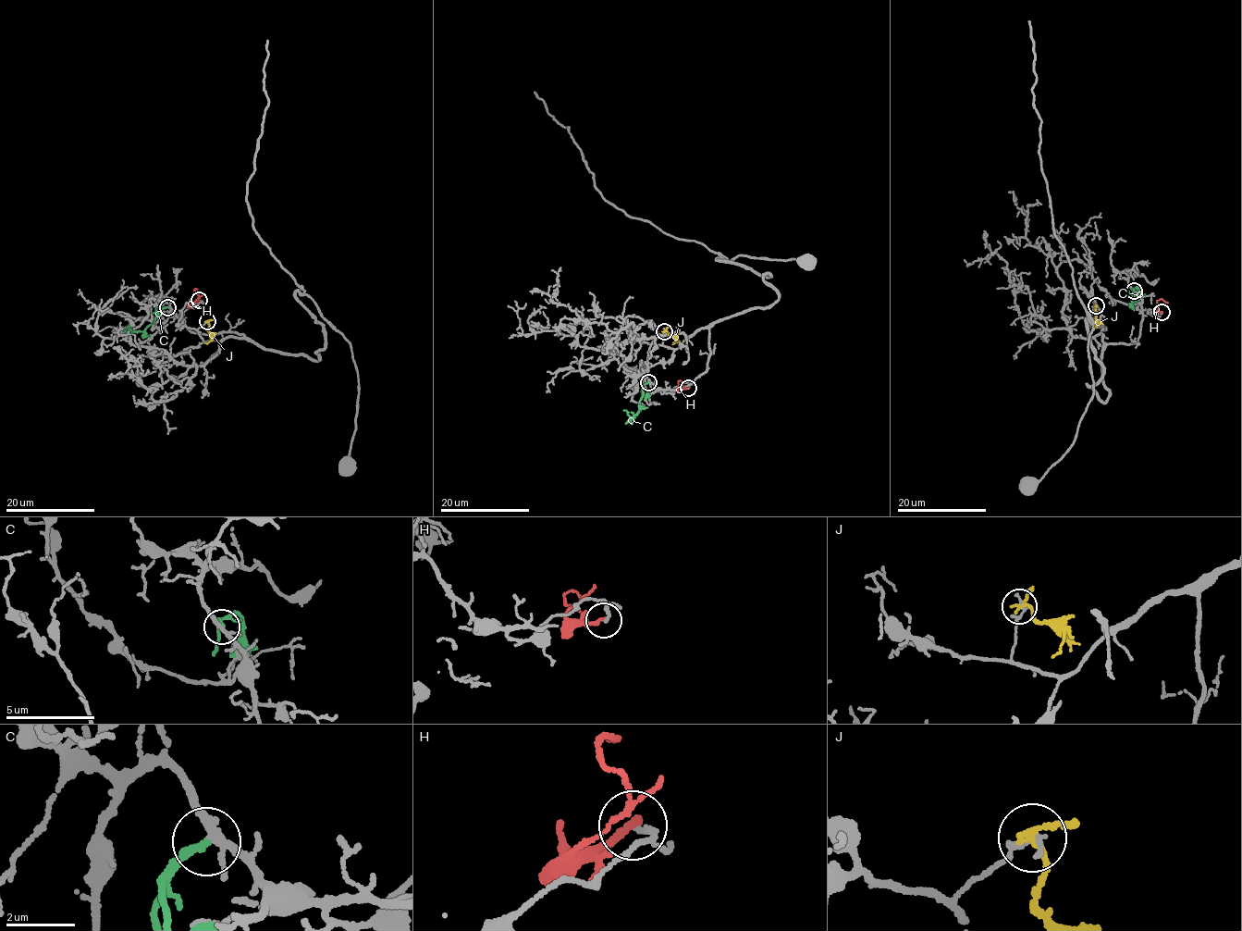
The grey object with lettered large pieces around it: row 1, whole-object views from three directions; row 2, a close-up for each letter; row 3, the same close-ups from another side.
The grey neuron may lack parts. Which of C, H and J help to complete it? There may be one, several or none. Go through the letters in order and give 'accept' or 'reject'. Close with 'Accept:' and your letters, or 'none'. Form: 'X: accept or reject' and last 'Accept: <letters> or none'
C: reject
H: reject
J: reject
Accept: none

